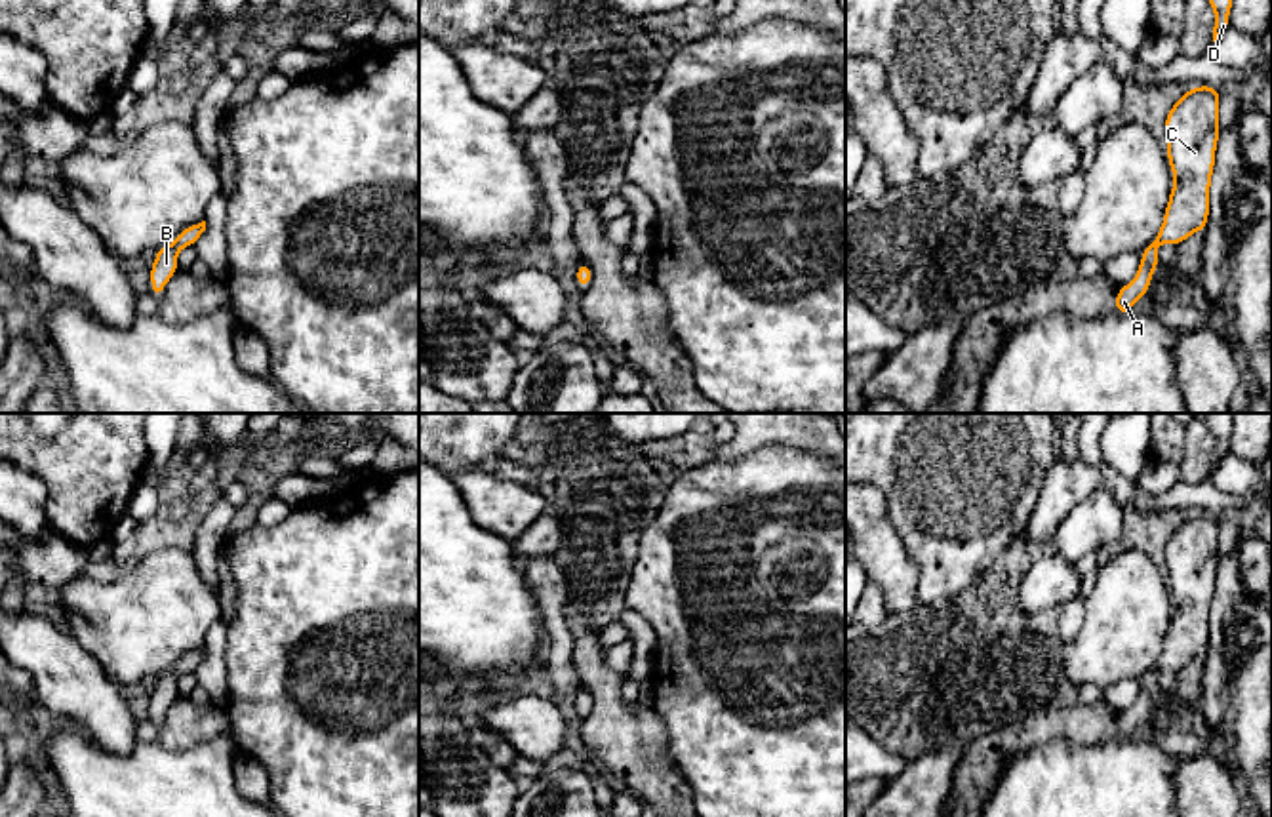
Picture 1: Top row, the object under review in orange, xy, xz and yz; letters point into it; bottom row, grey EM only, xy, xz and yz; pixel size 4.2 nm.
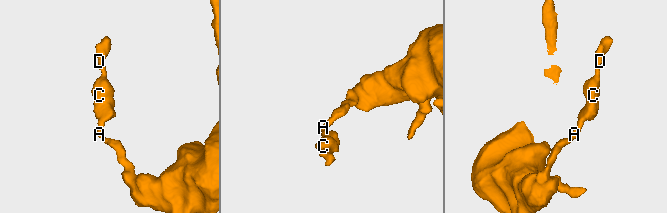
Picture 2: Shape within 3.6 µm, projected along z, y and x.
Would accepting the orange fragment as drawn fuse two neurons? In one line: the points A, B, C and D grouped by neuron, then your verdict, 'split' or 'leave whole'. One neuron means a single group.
A B C D | leave whole

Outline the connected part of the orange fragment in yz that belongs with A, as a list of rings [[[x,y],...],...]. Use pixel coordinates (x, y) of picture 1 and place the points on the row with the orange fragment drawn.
[[[1200,86],[1177,99],[1165,116],[1167,160],[1175,183],[1158,236],[1143,249],[1143,259],[1133,284],[1118,289],[1114,309],[1129,314],[1135,301],[1148,293],[1152,272],[1160,261],[1160,244],[1181,244],[1196,230],[1205,230],[1209,215],[1209,187],[1219,141],[1217,88]]]

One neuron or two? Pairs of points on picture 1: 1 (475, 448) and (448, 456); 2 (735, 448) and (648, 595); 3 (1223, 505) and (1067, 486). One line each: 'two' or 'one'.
1: one
2: two
3: one

